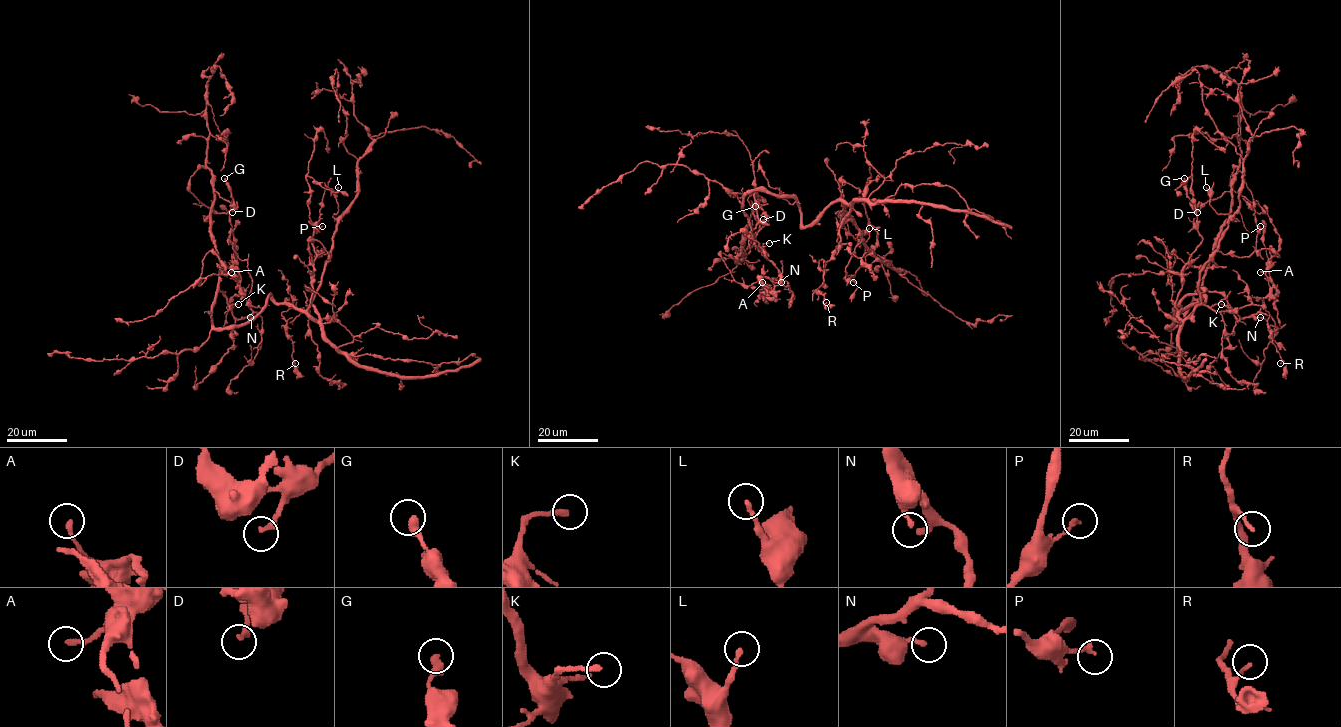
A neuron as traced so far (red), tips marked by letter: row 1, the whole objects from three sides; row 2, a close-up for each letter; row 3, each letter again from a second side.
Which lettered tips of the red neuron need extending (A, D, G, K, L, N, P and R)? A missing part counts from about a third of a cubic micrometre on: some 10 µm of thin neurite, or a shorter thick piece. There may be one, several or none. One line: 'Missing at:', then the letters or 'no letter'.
Missing at: no letter

